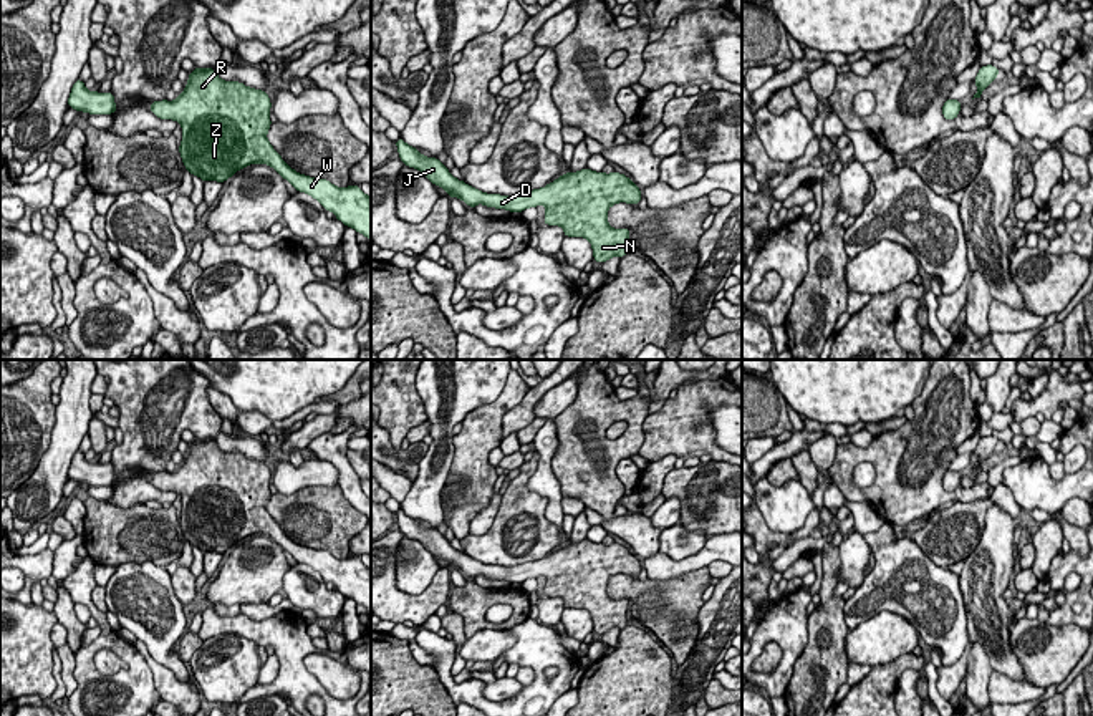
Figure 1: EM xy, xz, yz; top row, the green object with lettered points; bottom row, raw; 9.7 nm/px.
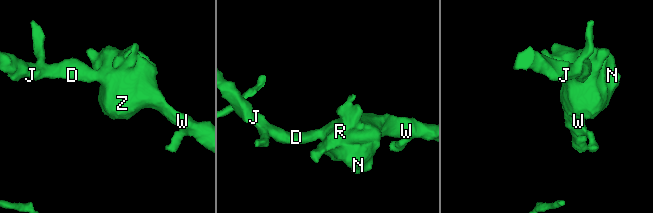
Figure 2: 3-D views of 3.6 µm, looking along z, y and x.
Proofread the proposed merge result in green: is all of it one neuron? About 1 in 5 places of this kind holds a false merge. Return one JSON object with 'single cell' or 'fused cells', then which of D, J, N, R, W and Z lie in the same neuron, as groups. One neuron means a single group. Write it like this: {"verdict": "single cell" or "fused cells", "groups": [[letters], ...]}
{"verdict": "single cell", "groups": [["D", "J", "N", "R", "W", "Z"]]}

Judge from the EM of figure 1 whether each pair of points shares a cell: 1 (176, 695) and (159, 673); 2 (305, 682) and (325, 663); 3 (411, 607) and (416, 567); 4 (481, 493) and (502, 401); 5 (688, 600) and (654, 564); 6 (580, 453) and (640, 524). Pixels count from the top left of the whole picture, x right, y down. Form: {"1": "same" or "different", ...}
{"1": "same", "2": "different", "3": "different", "4": "same", "5": "different", "6": "same"}

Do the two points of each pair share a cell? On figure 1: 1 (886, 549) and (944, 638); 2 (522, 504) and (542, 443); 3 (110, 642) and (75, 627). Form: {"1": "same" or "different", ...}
{"1": "same", "2": "different", "3": "different"}

